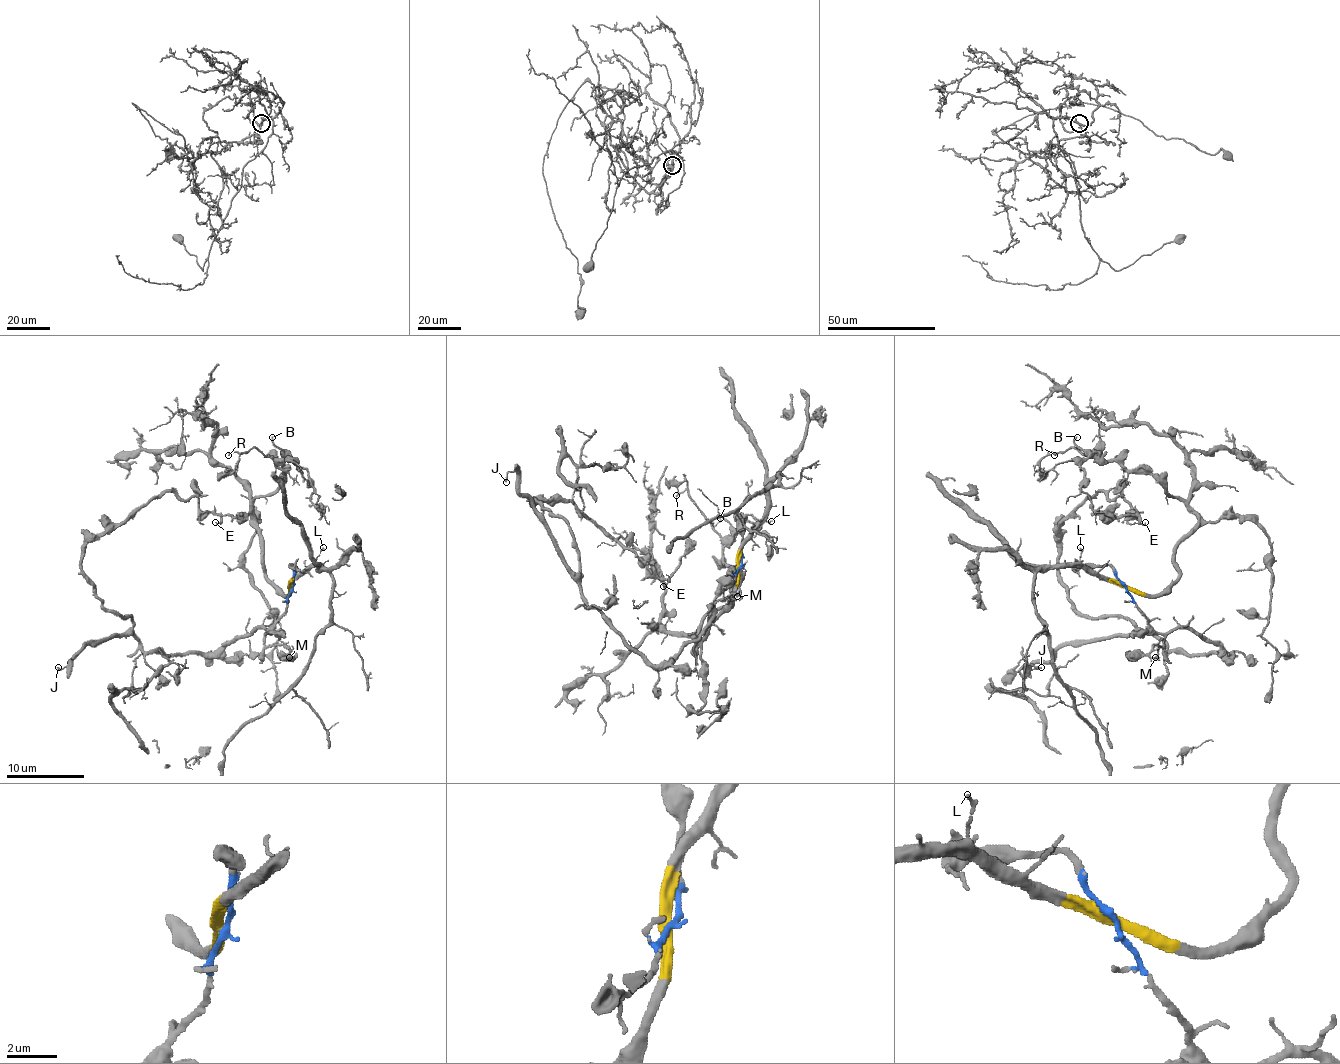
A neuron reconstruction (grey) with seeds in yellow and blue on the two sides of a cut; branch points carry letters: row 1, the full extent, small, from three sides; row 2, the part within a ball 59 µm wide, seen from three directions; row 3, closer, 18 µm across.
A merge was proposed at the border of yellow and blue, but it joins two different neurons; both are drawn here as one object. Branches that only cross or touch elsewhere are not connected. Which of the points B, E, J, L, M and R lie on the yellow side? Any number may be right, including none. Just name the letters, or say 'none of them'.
B, L, R

